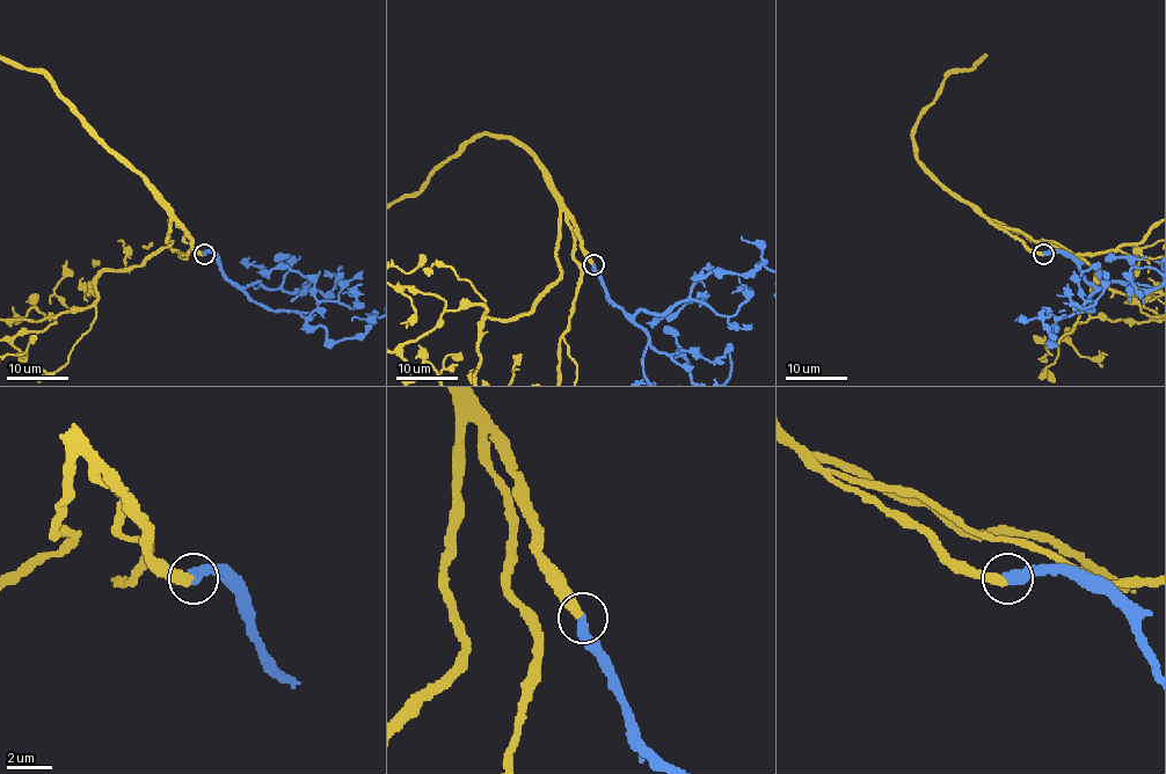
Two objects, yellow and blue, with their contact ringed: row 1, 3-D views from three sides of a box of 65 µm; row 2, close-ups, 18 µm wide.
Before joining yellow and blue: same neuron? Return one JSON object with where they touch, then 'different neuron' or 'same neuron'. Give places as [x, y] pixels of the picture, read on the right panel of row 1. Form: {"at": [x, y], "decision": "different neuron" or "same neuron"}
{"at": [1043, 254], "decision": "same neuron"}

